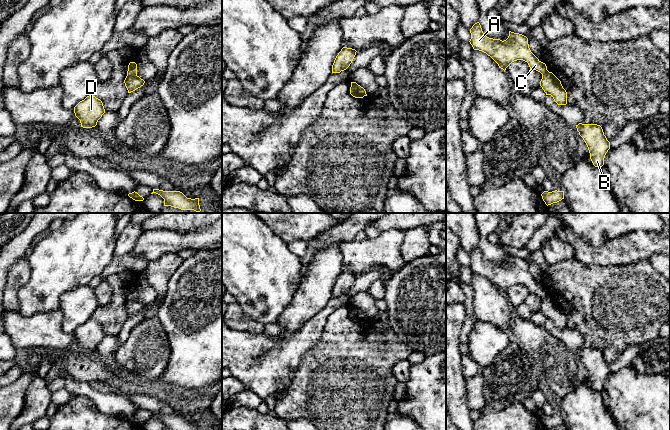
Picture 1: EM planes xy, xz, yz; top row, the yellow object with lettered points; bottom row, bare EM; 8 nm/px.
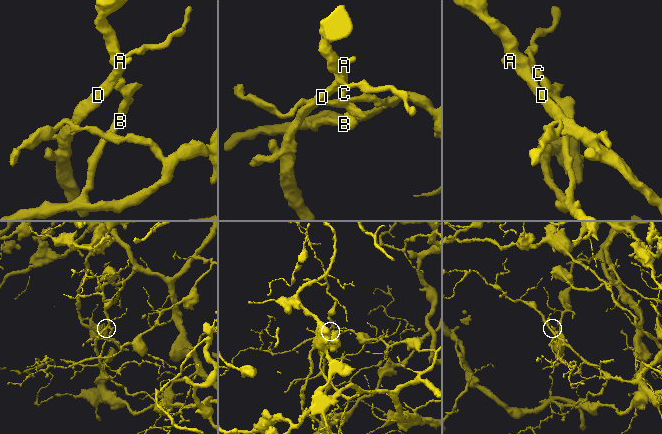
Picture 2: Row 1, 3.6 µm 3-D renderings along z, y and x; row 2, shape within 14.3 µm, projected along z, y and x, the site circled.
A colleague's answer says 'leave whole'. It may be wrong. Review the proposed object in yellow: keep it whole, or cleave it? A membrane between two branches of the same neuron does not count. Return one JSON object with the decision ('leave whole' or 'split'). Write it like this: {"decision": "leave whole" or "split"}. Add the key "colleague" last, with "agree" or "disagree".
{"decision": "split", "colleague": "disagree"}

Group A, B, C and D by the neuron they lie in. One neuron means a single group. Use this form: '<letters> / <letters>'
A C D / B

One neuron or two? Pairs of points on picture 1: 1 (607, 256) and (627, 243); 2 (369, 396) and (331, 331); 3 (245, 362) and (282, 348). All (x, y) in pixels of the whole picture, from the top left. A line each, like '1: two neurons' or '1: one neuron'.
1: one neuron
2: one neuron
3: one neuron

